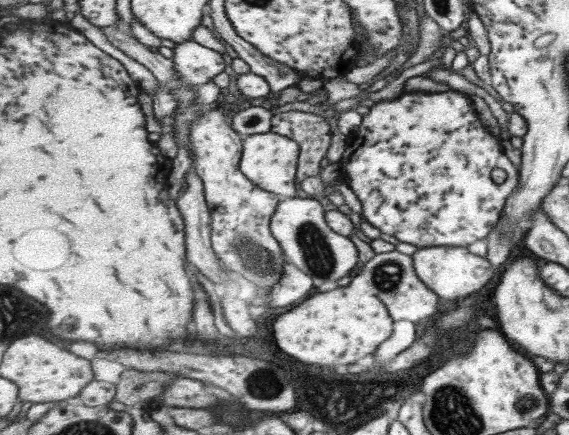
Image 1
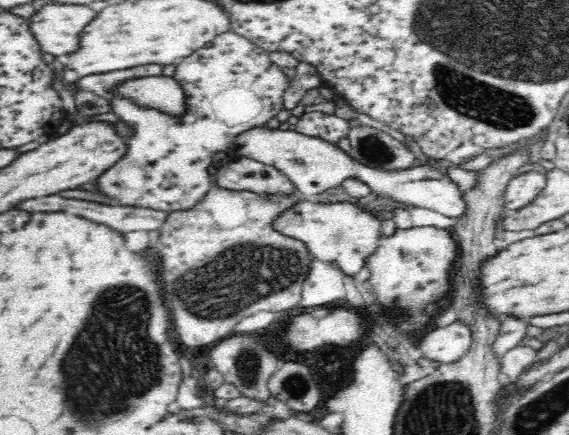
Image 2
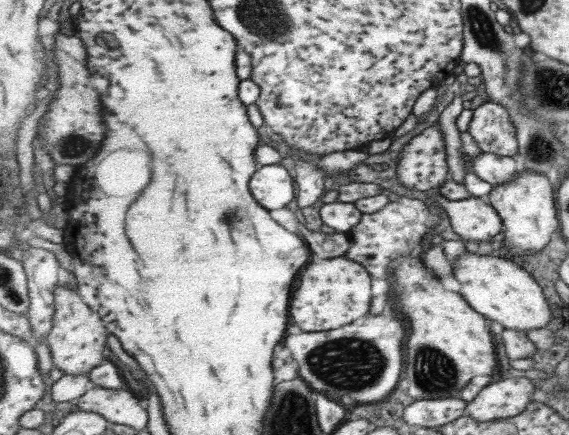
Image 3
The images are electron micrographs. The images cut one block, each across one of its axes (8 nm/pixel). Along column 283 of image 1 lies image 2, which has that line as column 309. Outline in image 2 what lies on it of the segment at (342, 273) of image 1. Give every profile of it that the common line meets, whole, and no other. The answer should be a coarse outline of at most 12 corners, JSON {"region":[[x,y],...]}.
{"region":[[304,200],[276,225],[352,276],[381,221],[354,203]]}

